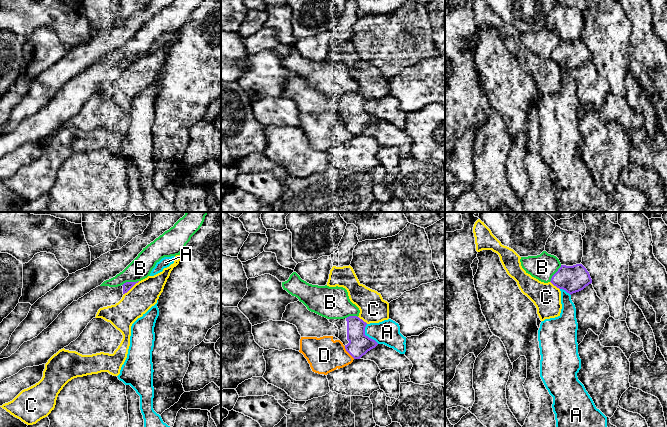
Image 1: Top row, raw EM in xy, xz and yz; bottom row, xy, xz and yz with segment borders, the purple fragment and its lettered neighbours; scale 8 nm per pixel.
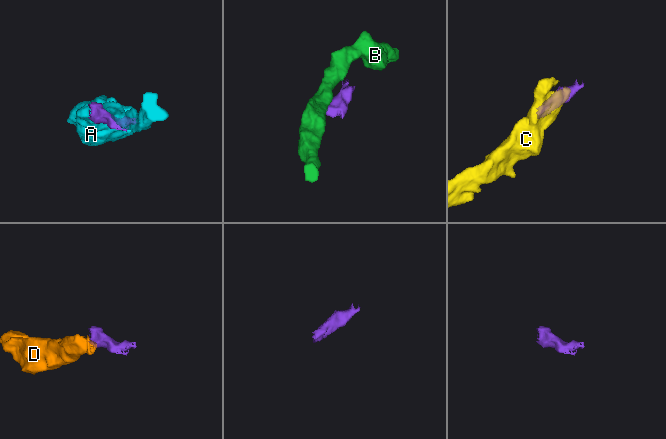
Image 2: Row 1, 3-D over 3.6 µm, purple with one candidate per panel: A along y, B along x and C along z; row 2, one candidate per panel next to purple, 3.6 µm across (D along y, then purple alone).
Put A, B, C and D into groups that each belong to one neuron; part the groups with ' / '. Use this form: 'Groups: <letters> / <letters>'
Groups: A / B / C / D

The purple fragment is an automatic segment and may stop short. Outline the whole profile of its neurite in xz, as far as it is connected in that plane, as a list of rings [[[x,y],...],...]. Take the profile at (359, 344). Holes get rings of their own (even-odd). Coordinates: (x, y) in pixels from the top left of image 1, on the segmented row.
[[[349,316],[344,319],[328,319],[339,330],[338,339],[345,346],[346,351],[354,358],[360,359],[368,351],[375,348],[378,343],[365,335],[367,325],[357,316]]]

